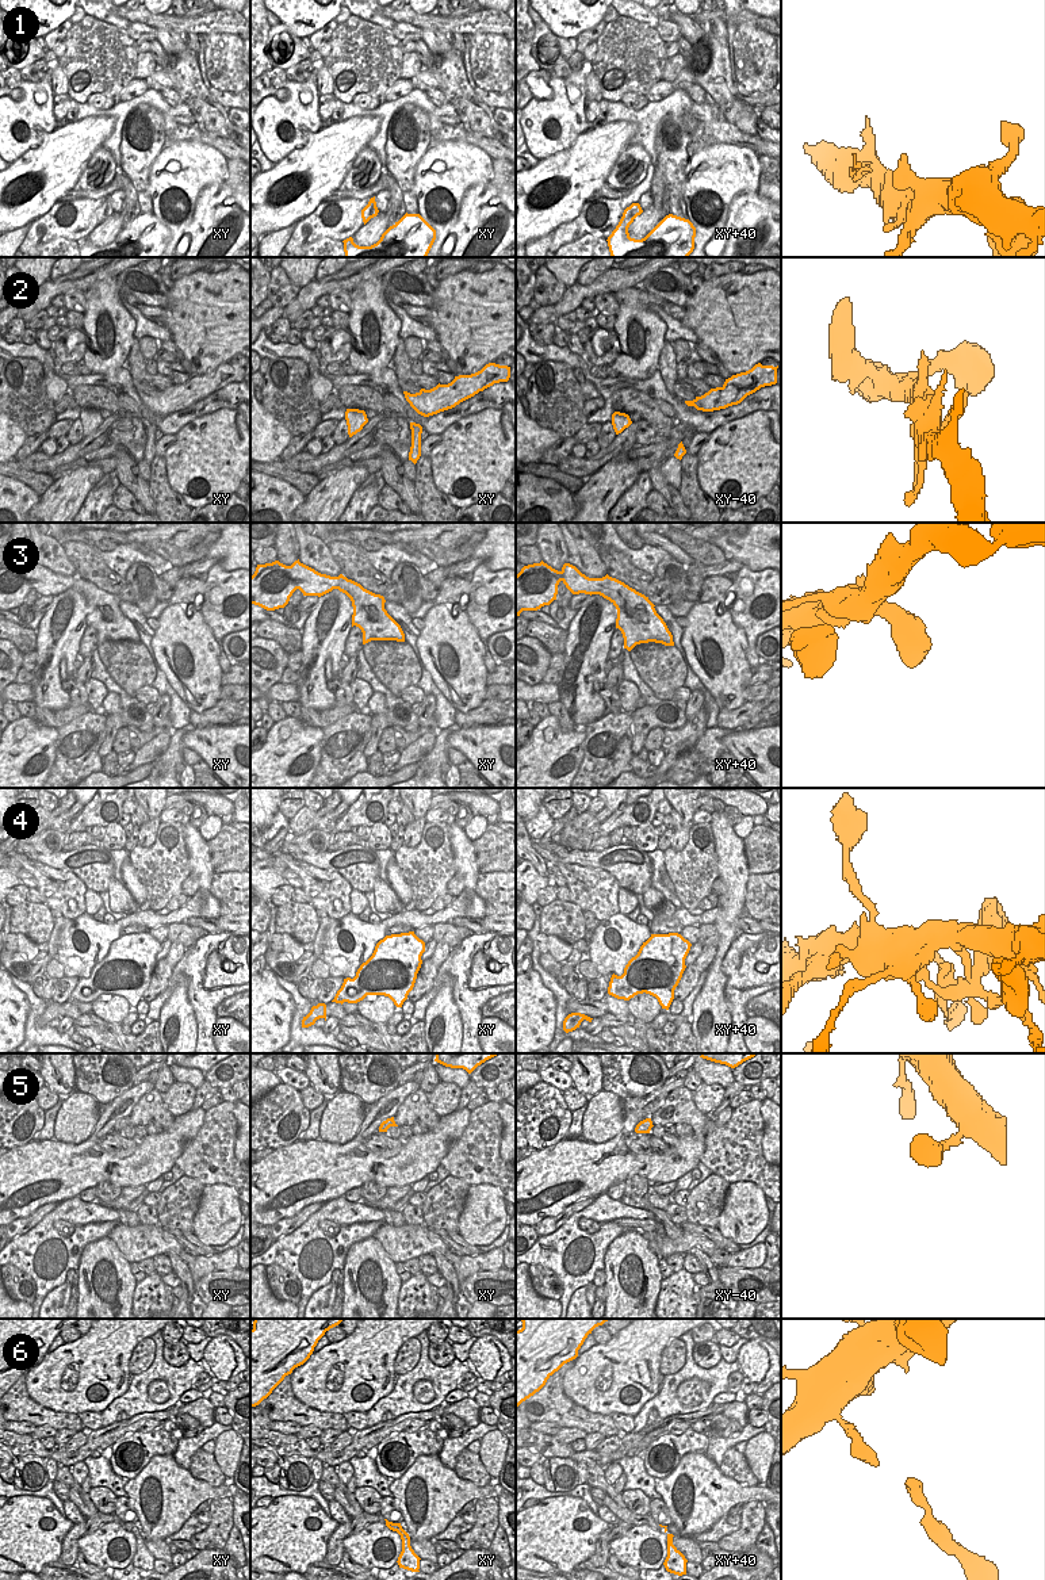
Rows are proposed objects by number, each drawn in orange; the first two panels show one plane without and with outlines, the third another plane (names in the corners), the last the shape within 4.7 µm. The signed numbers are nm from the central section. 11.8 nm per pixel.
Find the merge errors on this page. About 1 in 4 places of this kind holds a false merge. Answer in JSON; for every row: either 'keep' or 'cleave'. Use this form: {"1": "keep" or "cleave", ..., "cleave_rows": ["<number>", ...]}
{"1": "keep", "2": "keep", "3": "keep", "4": "cleave", "5": "keep", "6": "keep", "cleave_rows": ["4"]}

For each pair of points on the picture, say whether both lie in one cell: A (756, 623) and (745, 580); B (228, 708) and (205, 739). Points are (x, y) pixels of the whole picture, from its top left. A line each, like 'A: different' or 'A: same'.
A: same
B: different

